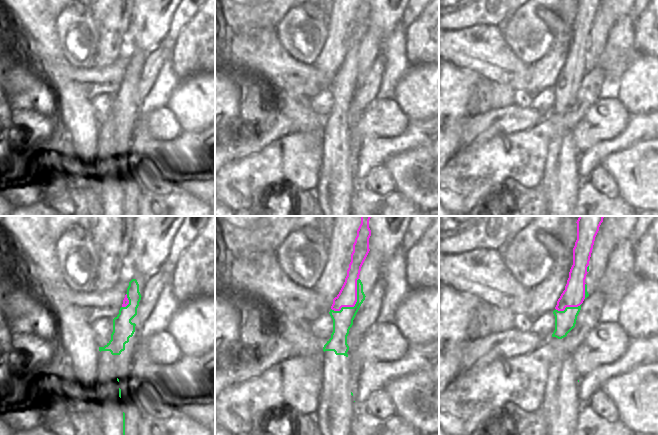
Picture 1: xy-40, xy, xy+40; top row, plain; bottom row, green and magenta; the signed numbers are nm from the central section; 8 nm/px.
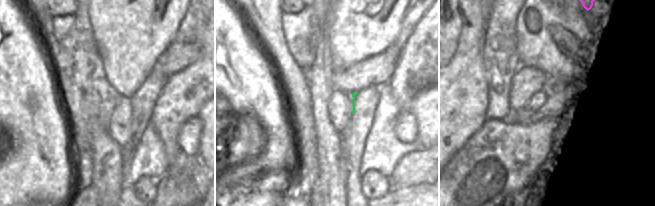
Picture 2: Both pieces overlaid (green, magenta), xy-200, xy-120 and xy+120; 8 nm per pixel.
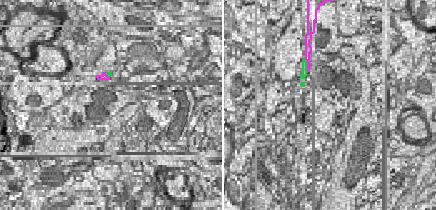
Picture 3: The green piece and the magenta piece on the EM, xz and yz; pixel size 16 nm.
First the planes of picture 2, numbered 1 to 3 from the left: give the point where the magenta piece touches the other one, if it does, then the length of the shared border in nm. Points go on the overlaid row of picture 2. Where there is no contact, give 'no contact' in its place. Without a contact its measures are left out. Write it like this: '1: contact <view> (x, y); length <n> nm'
1: no contact
2: no contact
3: no contact

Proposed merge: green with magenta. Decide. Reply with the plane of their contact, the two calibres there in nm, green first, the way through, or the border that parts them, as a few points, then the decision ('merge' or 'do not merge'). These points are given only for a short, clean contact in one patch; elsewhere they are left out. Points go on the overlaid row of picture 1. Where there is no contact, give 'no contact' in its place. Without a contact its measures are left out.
meets green in xy; 160 nm thick on the green side, 160 nm on the other; merge

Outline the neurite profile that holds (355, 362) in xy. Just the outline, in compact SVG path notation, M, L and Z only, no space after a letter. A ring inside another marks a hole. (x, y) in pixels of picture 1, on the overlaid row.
M348 350L349 362L351 364L351 391L353 393L353 399L357 405L357 382L361 374L361 360L355 354L355 351Z

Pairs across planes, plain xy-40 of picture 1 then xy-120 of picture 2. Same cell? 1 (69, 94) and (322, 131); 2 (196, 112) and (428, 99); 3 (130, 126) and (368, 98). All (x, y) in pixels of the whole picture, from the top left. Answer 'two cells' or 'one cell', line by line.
1: two cells
2: one cell
3: one cell

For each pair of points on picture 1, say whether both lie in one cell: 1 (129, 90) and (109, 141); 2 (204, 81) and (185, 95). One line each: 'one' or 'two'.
1: one
2: one

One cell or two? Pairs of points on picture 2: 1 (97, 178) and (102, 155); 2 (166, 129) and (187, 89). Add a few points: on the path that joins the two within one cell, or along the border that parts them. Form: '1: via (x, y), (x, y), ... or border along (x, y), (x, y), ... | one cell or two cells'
1: via (102, 172), (102, 161) | one cell
2: via (167, 119), (169, 113), (181, 99) | one cell

